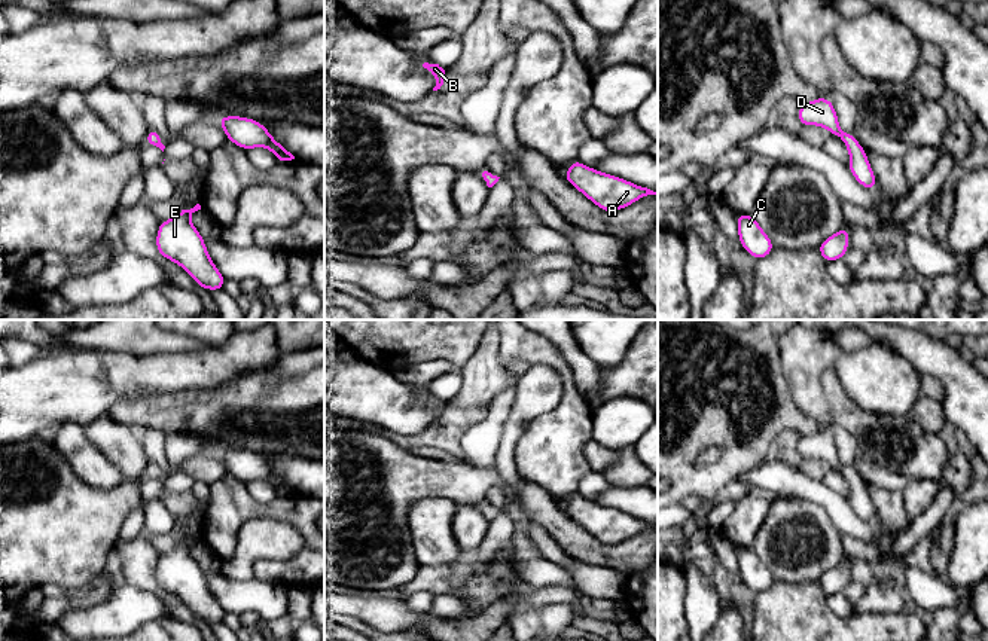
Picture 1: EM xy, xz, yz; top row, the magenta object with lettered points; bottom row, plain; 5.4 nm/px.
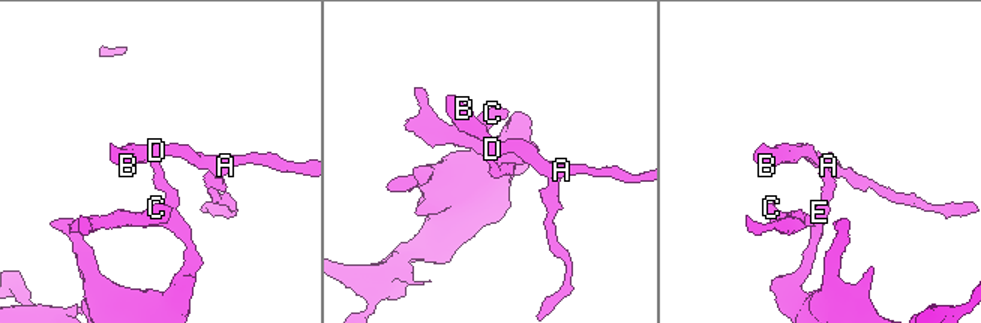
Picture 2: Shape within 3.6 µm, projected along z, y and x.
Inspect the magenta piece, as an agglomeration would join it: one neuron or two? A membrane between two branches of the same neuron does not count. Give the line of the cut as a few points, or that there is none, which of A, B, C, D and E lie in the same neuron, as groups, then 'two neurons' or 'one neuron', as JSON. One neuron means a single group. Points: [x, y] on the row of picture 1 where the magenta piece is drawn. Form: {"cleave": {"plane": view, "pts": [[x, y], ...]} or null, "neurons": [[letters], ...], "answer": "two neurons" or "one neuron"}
{"cleave": null, "neurons": [["A", "B", "C", "D", "E"]], "answer": "one neuron"}

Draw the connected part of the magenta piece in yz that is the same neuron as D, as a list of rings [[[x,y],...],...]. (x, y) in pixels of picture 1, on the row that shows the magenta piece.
[[[818,97],[809,103],[801,104],[798,119],[802,126],[817,125],[826,128],[832,135],[839,137],[850,153],[848,168],[859,184],[869,190],[876,189],[876,178],[867,161],[866,150],[854,138],[853,132],[842,132],[833,103]]]

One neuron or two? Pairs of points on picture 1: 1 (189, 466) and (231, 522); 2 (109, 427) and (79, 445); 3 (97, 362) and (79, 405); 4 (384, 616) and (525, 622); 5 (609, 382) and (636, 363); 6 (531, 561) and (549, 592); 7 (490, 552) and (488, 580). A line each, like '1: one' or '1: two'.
1: two
2: two
3: one
4: two
5: one
6: two
7: two

